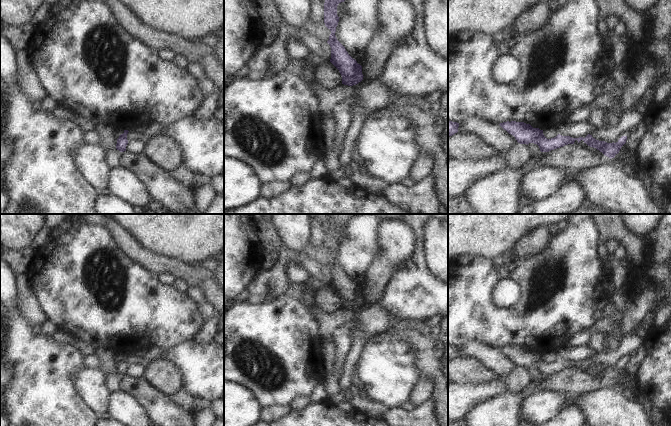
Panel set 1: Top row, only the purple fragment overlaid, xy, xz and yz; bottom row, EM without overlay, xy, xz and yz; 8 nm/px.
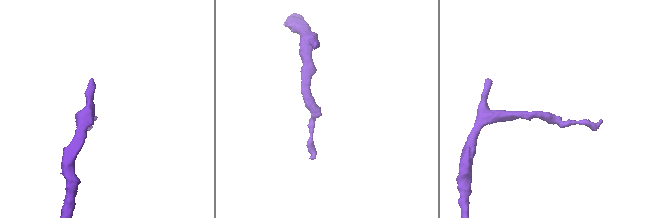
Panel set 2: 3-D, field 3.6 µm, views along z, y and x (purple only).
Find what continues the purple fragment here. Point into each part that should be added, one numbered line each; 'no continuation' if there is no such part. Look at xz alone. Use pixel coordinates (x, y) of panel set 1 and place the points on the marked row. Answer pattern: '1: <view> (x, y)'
no continuation

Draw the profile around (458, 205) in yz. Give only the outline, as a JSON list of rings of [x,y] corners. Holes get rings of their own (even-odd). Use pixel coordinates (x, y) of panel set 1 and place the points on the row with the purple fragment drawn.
[[[464,194],[448,200],[448,214],[478,214]]]

